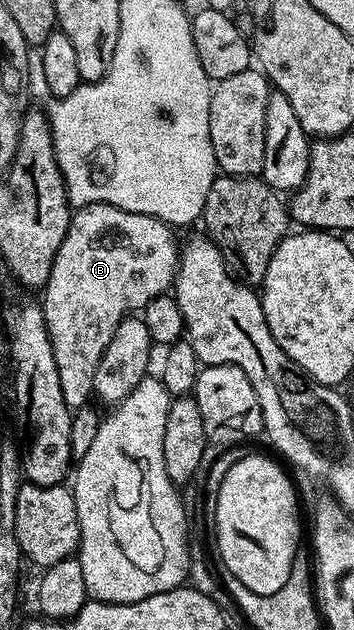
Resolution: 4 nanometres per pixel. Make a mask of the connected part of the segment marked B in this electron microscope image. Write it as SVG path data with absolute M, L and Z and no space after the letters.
M100 201L80 205L71 214L69 231L53 259L47 284L41 290L45 327L57 359L61 395L74 411L93 397L93 375L113 331L123 318L143 311L154 298L175 284L180 246L172 226L149 215L137 215Z

